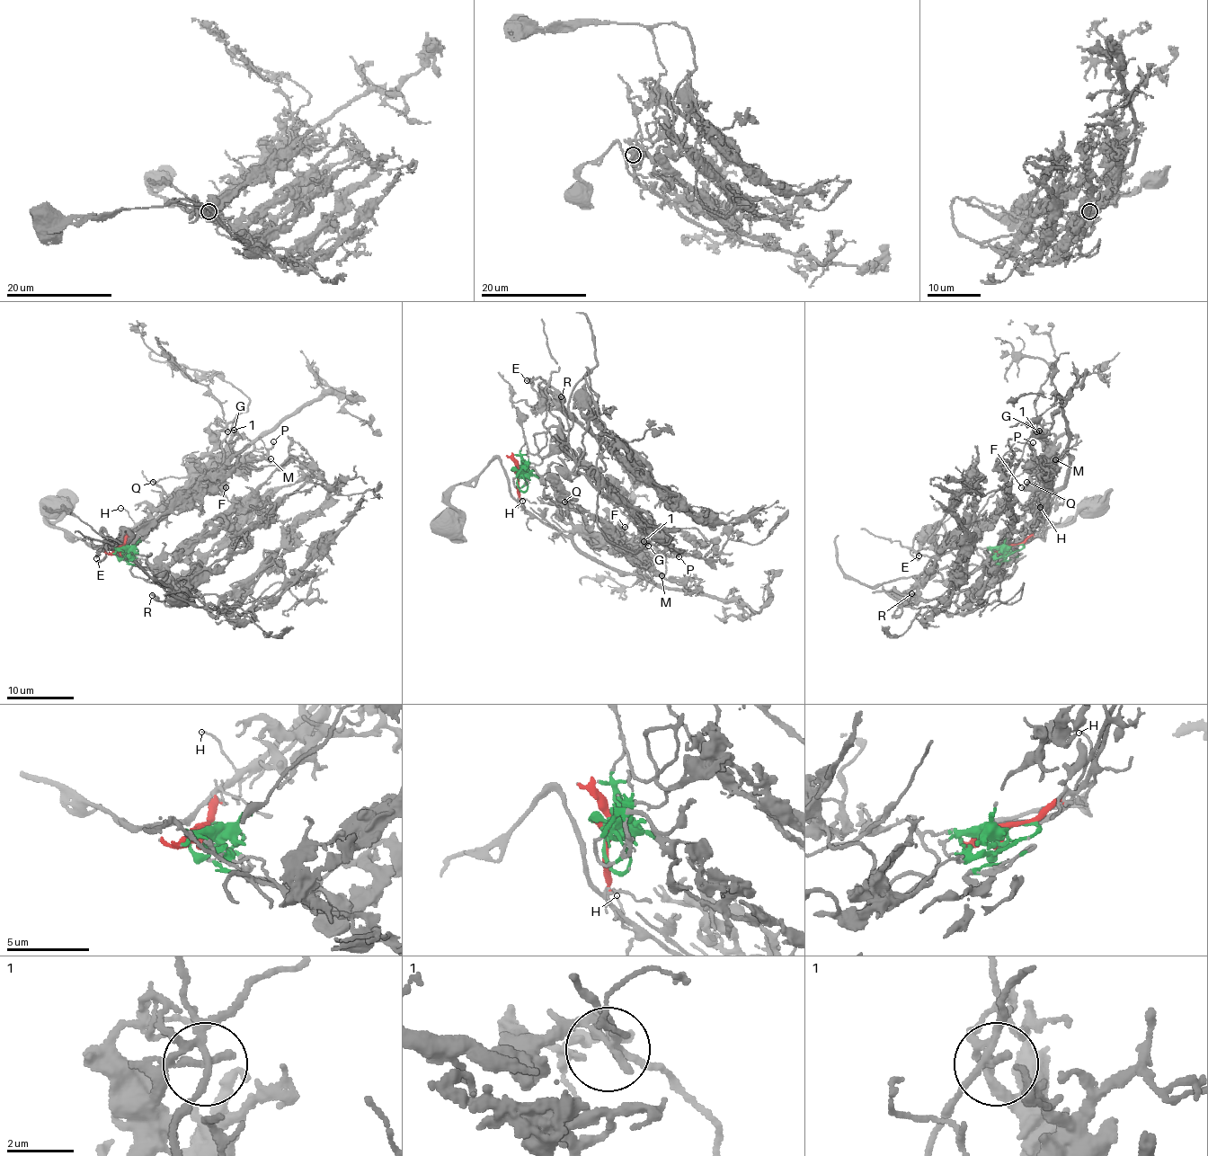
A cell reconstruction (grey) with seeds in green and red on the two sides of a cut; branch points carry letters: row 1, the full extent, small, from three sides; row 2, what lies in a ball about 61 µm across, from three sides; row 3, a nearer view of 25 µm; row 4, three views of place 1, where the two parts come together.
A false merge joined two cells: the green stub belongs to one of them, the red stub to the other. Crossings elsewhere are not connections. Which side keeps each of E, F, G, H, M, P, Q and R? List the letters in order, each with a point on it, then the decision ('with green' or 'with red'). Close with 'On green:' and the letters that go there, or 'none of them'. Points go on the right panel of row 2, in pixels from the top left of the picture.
E: (919, 555) | with green
F: (1021, 487) | with red
G: (1039, 431) | with red
H: (1040, 507) | with red
M: (1055, 459) | with red
P: (1033, 442) | with red
Q: (1026, 482) | with red
R: (911, 593) | with green
On green: E, R

